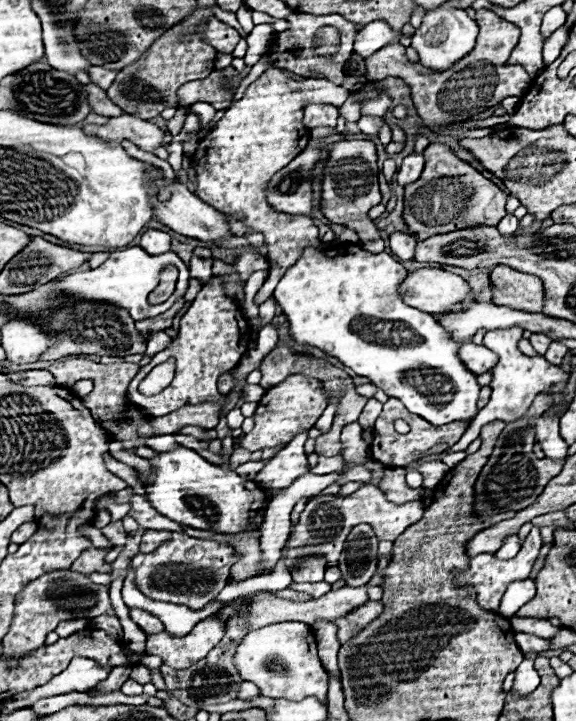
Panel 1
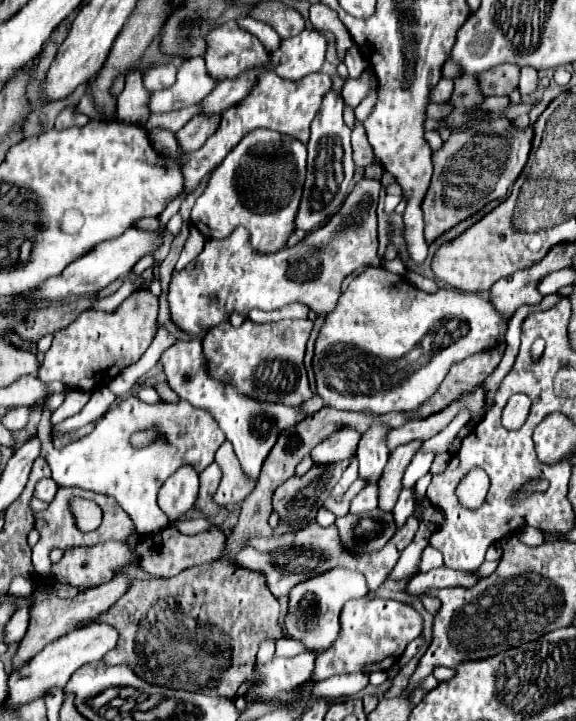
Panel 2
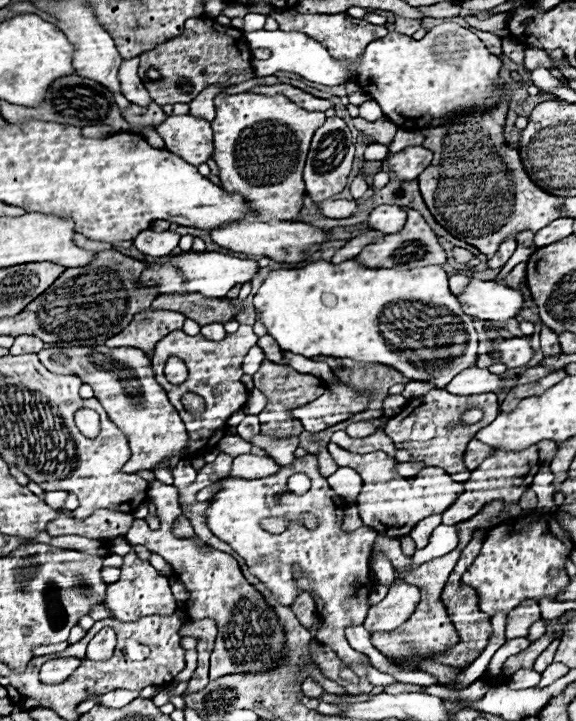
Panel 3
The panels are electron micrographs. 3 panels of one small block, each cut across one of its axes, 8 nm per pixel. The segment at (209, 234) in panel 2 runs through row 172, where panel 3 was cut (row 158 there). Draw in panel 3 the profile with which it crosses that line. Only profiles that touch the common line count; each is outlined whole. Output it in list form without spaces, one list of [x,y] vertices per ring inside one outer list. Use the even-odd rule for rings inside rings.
[[[218,94],[214,98],[216,118],[210,122],[214,132],[214,162],[218,164],[220,188],[228,194],[242,194],[248,210],[254,212],[258,220],[294,220],[302,210],[304,200],[304,180],[302,168],[308,154],[312,134],[326,122],[324,112],[308,112],[282,94]]]

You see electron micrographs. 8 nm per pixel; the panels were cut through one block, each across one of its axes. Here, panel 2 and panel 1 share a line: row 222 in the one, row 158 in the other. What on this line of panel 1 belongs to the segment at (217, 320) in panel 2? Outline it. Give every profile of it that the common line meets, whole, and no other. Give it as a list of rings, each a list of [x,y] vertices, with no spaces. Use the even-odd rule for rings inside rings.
[[[350,140],[350,142],[336,142],[328,150],[326,166],[322,172],[322,198],[320,210],[322,214],[334,222],[348,226],[358,232],[360,246],[368,252],[384,252],[386,244],[378,234],[378,228],[368,218],[368,210],[380,204],[380,188],[378,188],[378,166],[376,166],[376,148],[374,142],[362,144],[370,140]]]

